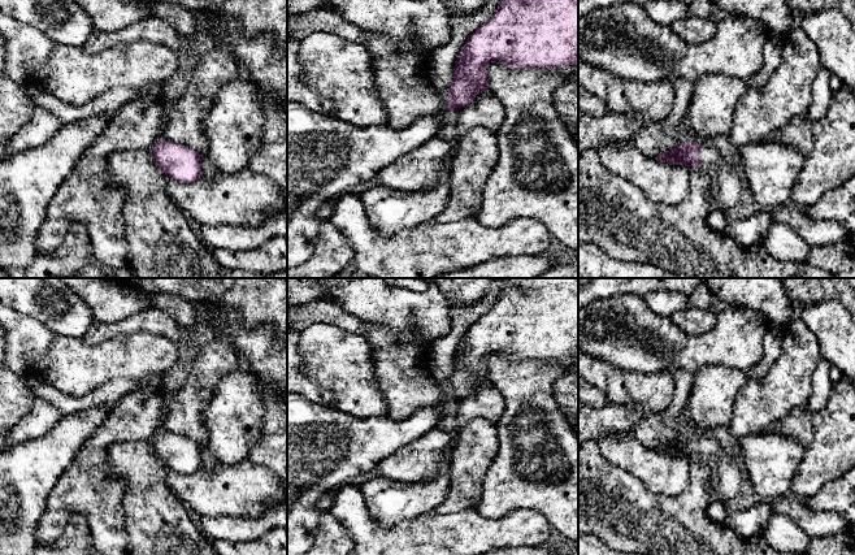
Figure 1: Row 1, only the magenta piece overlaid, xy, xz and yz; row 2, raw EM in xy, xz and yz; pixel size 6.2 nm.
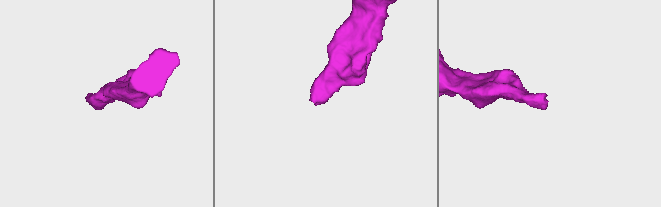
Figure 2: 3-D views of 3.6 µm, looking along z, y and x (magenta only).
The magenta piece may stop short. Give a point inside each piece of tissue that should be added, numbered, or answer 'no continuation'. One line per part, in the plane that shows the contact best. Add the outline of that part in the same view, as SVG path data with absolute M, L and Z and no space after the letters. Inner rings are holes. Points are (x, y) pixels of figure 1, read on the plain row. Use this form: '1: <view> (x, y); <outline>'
1: yz (728, 480); M700 434L700 456L715 467L713 499L724 503L732 499L742 485L735 456L722 448L711 434Z

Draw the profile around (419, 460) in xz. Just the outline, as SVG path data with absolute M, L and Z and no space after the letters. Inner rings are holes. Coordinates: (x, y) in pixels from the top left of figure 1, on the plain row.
M435 428L383 458L377 465L379 476L405 484L429 481L437 474L453 439L451 434Z

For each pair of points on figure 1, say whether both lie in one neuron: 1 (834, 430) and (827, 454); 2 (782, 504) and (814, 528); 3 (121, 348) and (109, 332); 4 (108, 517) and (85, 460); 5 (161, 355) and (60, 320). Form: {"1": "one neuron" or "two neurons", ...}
{"1": "one neuron", "2": "one neuron", "3": "two neurons", "4": "one neuron", "5": "two neurons"}

